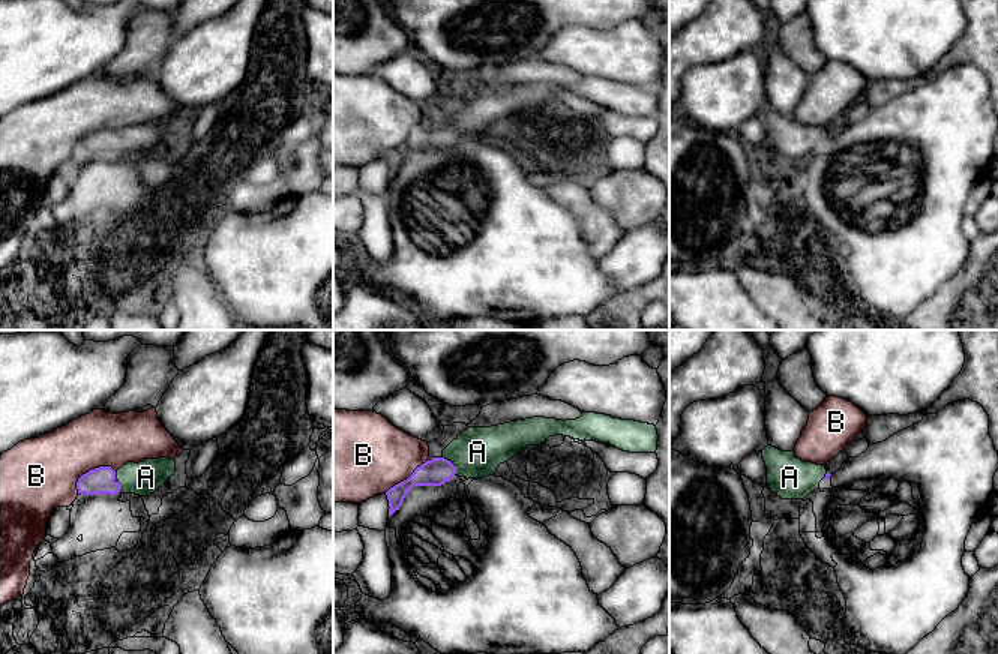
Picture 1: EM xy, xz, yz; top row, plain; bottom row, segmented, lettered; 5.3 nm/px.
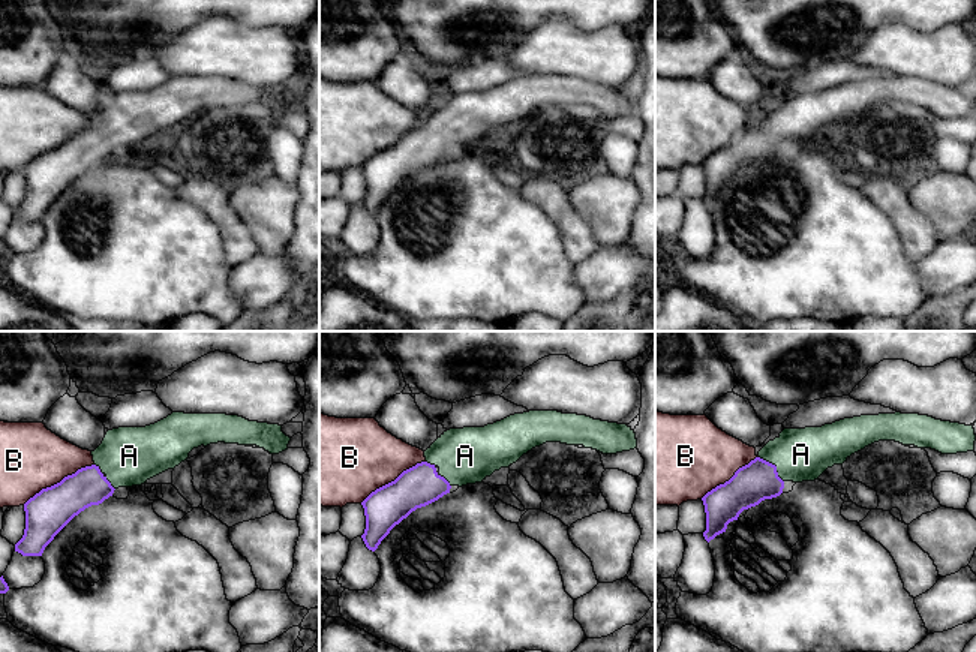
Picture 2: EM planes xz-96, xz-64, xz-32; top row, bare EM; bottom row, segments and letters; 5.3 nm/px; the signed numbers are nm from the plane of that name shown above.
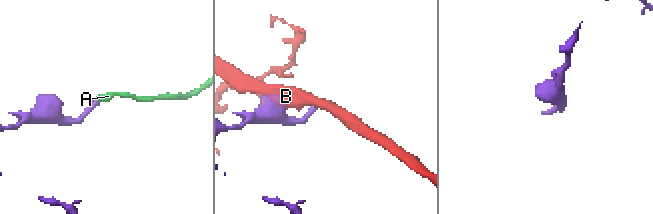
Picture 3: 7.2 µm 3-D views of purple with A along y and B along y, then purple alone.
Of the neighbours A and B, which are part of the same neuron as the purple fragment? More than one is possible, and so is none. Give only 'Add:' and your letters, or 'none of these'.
Add: A

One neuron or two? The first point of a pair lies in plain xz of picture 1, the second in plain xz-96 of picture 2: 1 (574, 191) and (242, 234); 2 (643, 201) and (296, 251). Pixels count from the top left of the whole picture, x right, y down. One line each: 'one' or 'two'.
1: one
2: two

